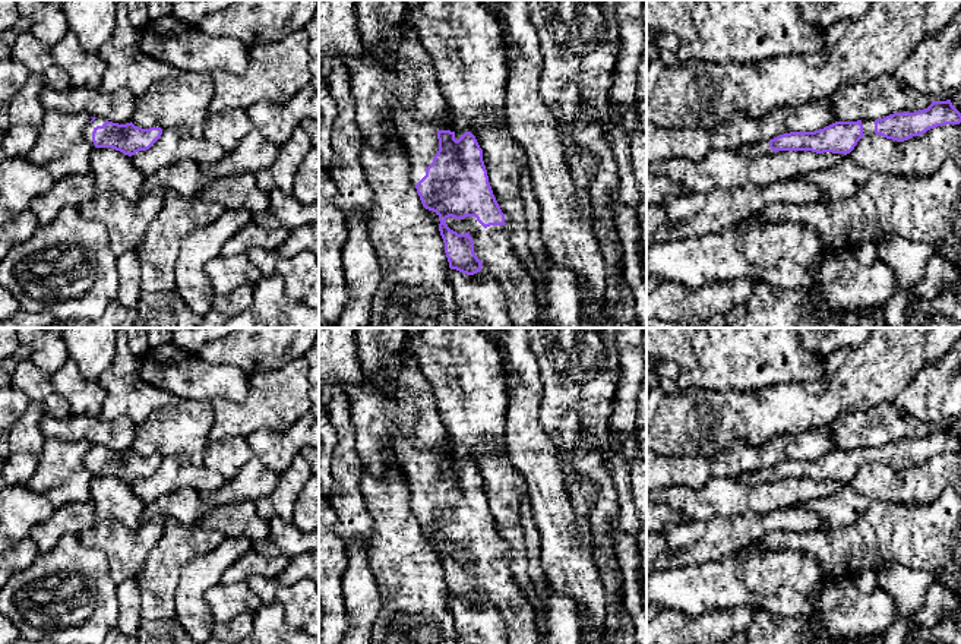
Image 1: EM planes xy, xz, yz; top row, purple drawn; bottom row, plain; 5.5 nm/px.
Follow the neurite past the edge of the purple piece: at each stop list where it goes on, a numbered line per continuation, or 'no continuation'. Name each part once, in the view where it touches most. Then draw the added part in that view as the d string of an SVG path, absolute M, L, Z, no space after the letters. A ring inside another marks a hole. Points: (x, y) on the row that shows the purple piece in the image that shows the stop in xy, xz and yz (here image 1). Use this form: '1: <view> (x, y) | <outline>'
1: xz (419, 138) | M398 102L393 111L393 123L411 167L411 183L415 186L424 176L426 168L433 162L439 151L439 130L456 132L453 120L446 119L446 129L440 127L440 120L420 120L412 111Z
2: xz (492, 246) | M465 217L474 253L483 262L481 269L502 285L508 313L513 328L537 326L537 299L534 281L516 258L503 225L484 228L475 217Z

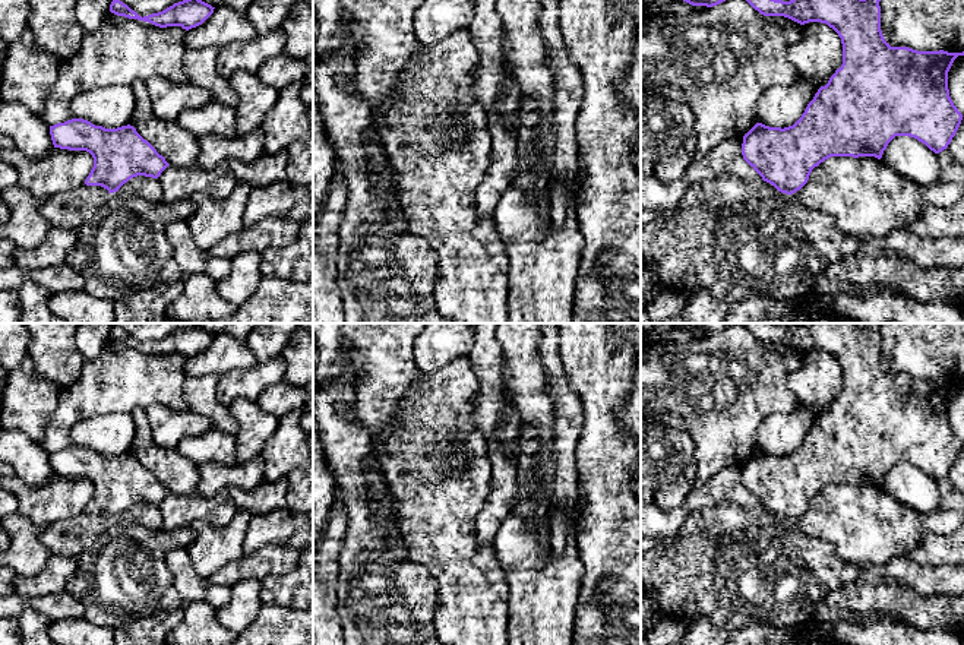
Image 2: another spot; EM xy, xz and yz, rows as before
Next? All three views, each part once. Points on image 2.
no continuation

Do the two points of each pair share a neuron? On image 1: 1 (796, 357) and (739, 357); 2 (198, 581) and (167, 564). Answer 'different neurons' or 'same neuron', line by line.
1: same neuron
2: different neurons

